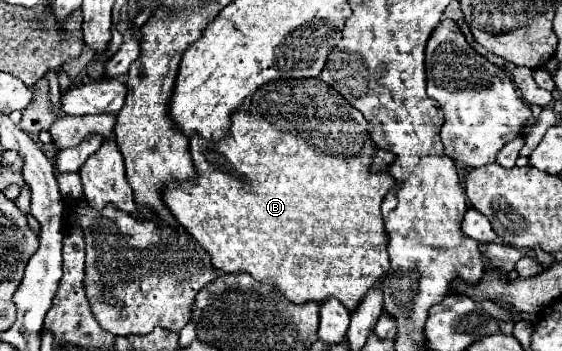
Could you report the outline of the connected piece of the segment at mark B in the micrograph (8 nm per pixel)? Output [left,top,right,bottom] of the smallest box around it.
[163,79,395,311]

